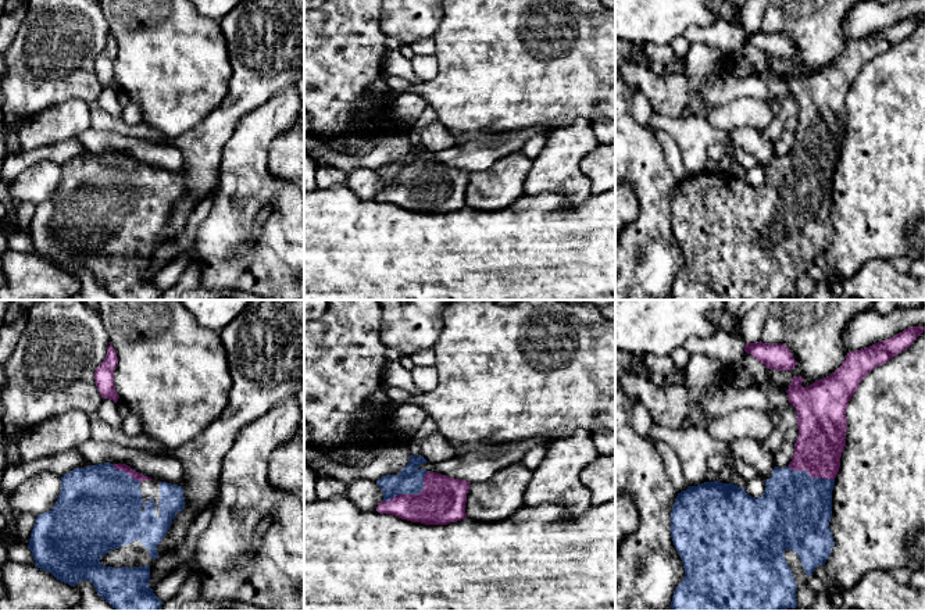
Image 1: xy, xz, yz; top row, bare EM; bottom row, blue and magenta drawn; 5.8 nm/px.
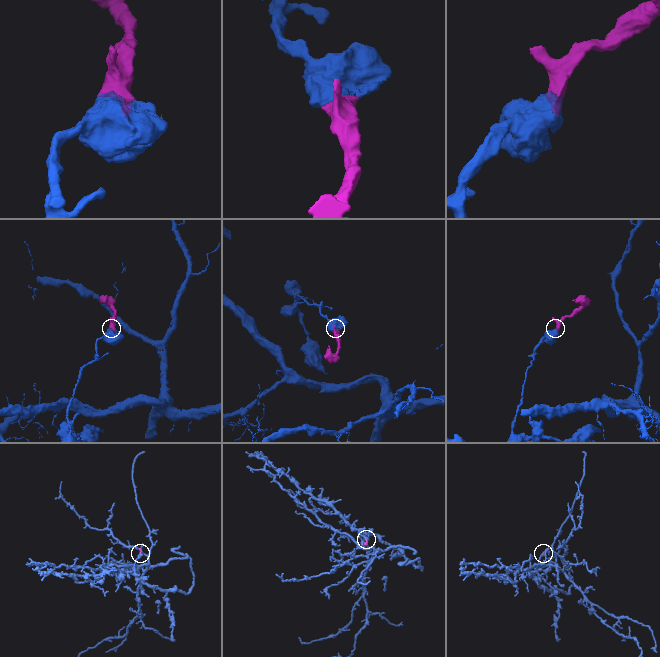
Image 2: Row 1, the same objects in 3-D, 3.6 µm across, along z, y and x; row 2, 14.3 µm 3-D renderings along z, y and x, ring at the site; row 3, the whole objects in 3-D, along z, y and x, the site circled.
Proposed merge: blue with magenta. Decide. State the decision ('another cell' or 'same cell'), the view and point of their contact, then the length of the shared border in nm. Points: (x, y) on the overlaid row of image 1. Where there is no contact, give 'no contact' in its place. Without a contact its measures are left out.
same cell; meets blue in xz at (411, 493); contact 320 nm long

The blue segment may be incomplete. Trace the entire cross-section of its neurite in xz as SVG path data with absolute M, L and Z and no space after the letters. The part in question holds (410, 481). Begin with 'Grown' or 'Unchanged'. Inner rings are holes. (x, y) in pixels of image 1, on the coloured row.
Grown. M410 455L399 475L378 479L383 500L376 511L425 525L447 525L467 518L471 482L418 468L426 462L421 455Z

